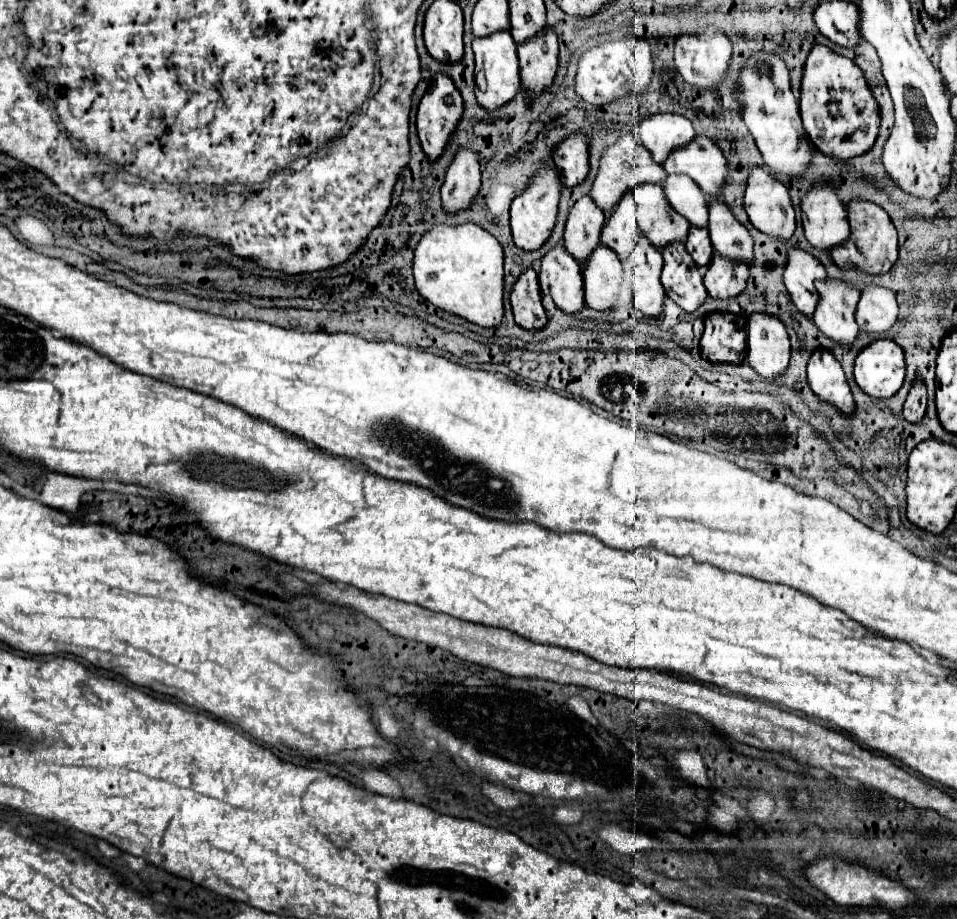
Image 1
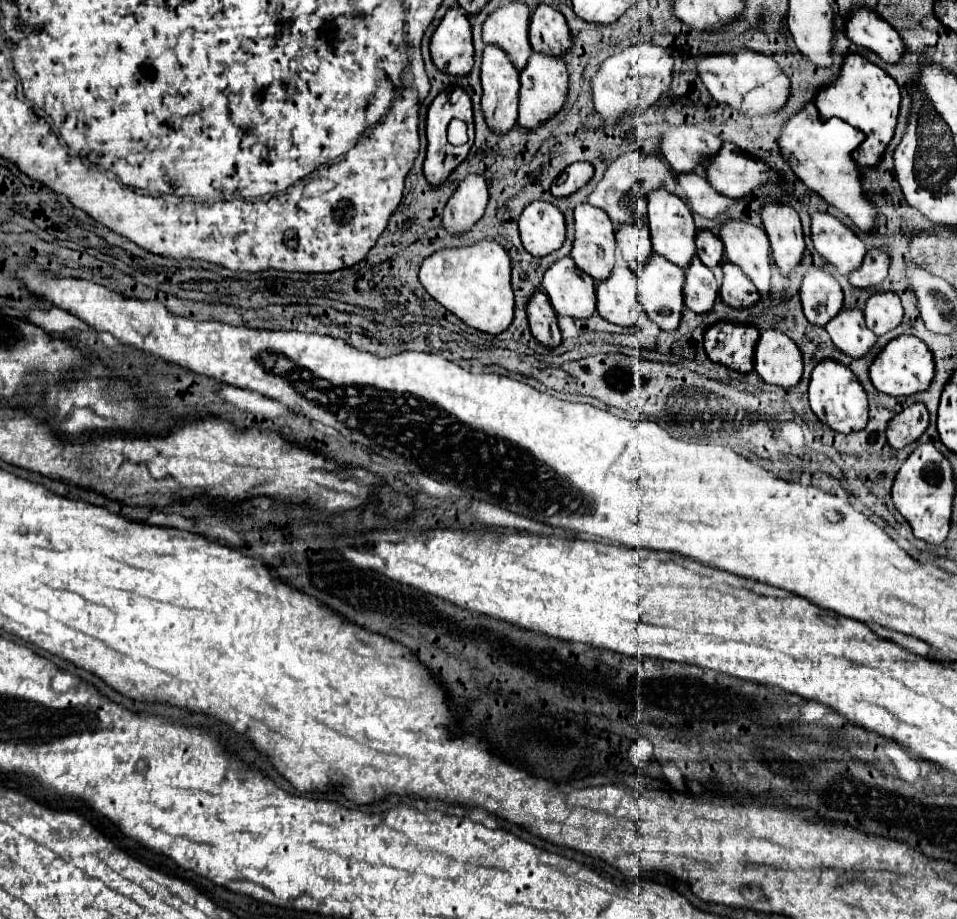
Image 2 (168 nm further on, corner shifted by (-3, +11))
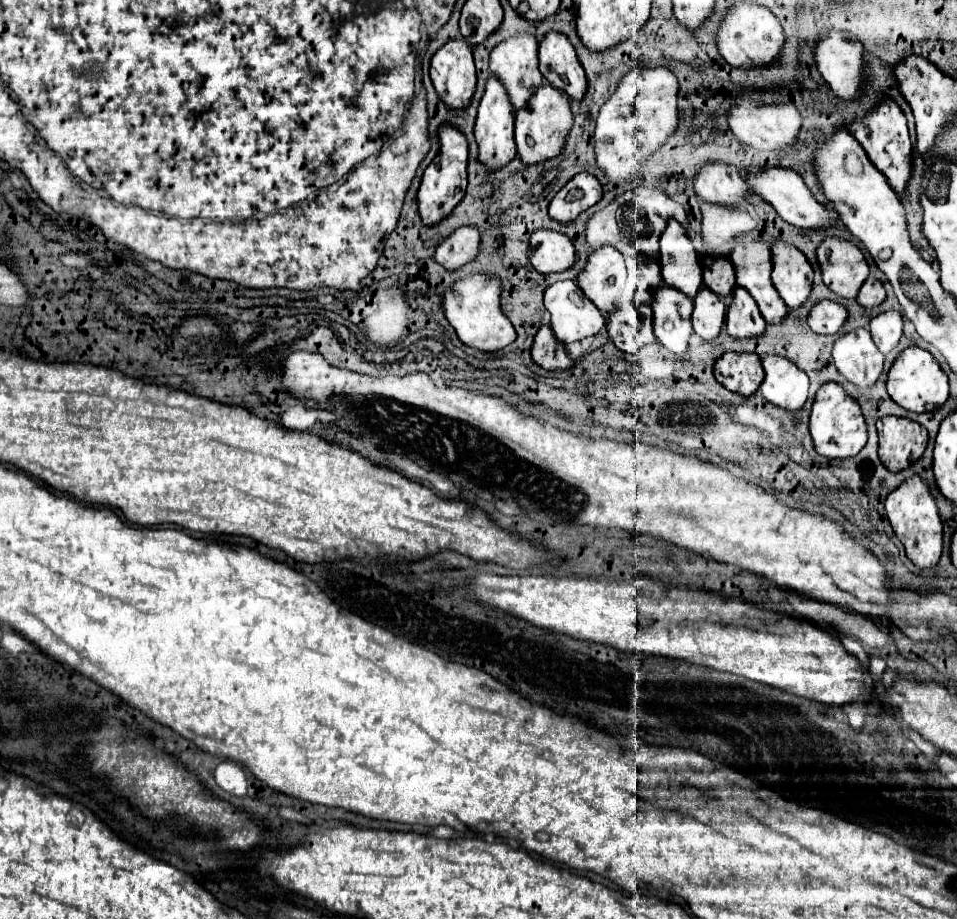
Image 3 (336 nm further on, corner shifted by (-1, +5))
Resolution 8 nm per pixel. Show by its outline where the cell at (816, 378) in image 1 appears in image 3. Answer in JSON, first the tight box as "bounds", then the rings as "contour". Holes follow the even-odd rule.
{"bounds":[809,381,867,459],"contour":[[[827,381],[819,387],[811,409],[809,431],[815,443],[815,451],[831,459],[857,455],[867,443],[867,425],[865,425],[861,407],[837,381]]]}

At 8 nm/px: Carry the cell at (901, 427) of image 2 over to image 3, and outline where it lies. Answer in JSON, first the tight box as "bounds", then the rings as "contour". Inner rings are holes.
{"bounds":[877,417,927,471],"contour":[[[883,417],[877,421],[879,459],[891,471],[909,467],[927,447],[927,429],[911,419]]]}

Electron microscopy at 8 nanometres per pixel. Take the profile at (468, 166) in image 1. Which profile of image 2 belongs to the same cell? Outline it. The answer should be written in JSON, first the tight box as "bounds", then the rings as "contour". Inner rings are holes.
{"bounds":[443,175,487,235],"contour":[[[469,175],[461,181],[459,189],[453,193],[443,211],[443,227],[451,235],[467,233],[479,217],[483,217],[487,207],[487,183],[479,175]]]}

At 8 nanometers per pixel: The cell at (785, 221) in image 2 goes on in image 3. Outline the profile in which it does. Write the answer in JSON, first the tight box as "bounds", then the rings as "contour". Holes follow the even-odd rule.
{"bounds":[771,239,813,307],"contour":[[[777,239],[771,243],[773,255],[773,285],[787,307],[799,307],[813,283],[813,267],[807,257],[789,241]]]}

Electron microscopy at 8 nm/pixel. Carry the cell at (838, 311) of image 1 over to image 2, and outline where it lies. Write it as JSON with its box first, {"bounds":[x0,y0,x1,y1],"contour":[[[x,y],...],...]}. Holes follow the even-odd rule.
{"bounds":[827,309,877,359],"contour":[[[843,309],[835,319],[827,323],[827,333],[833,345],[851,359],[863,359],[875,347],[877,337],[863,321],[863,313],[857,309]]]}

